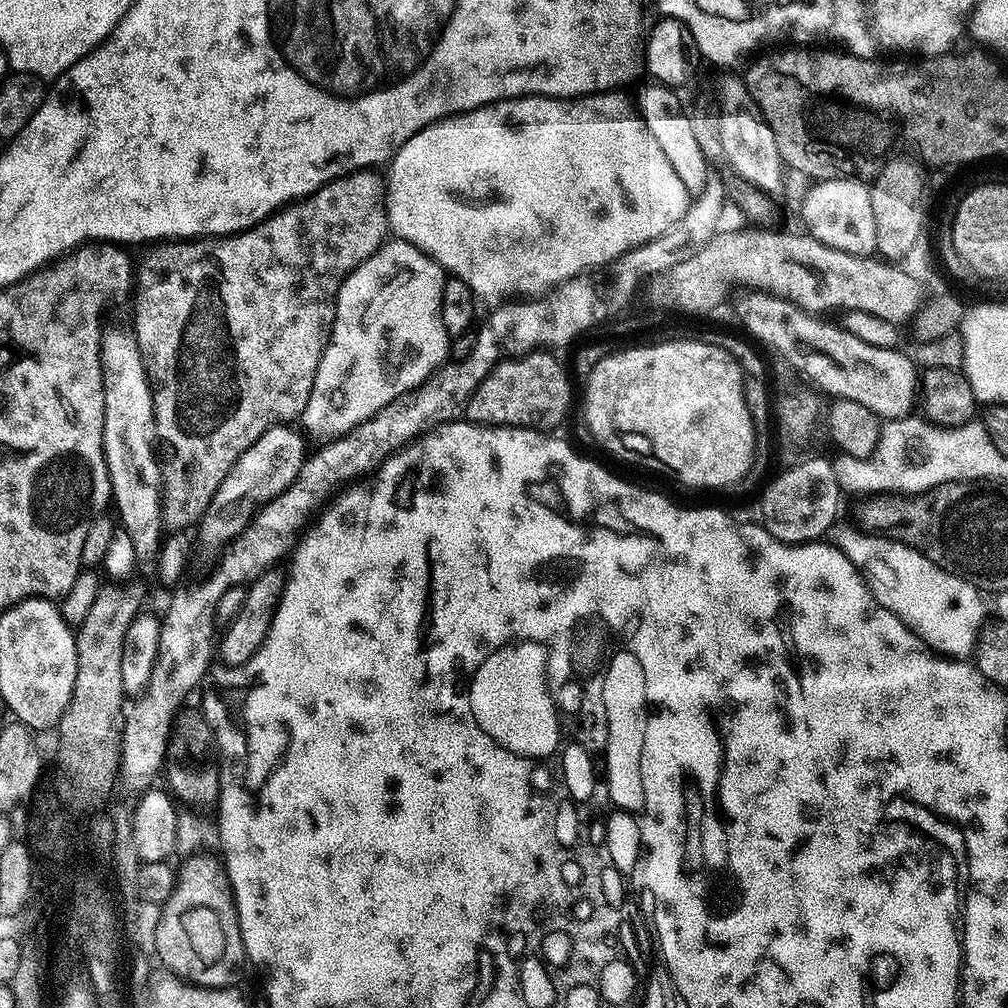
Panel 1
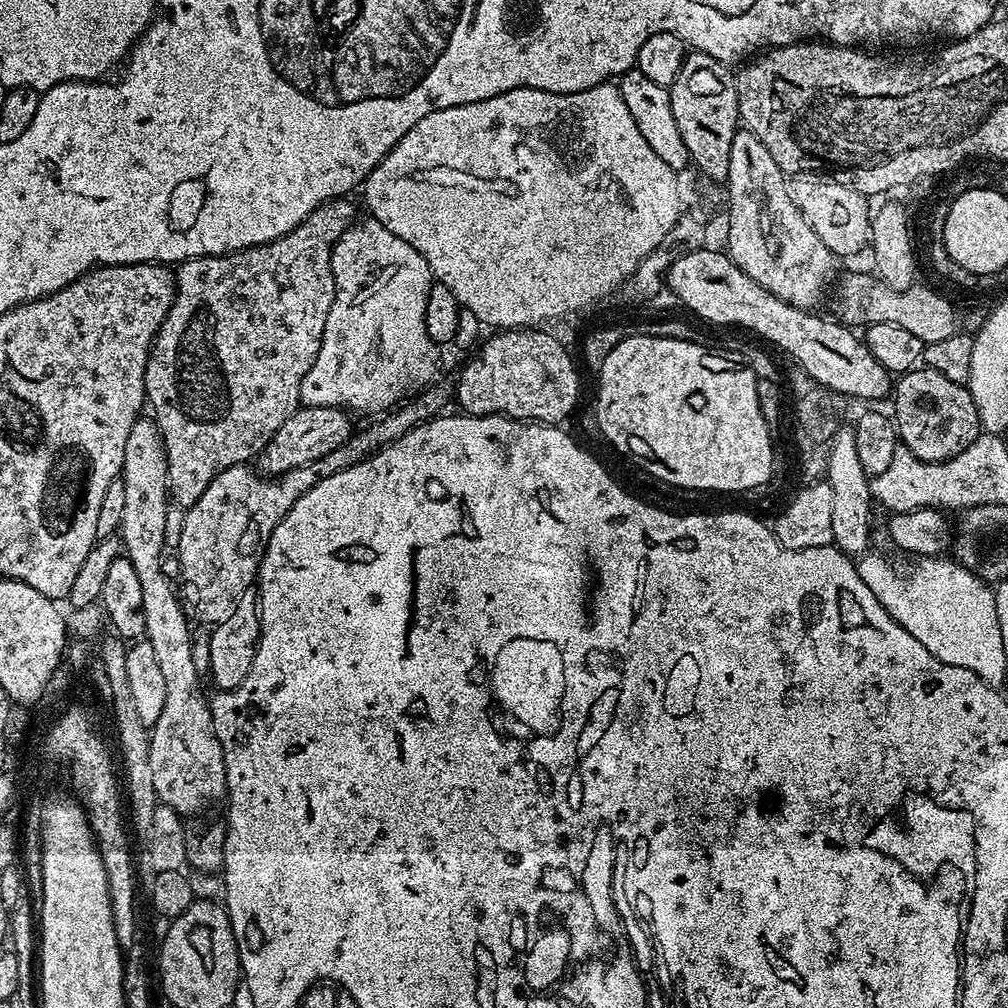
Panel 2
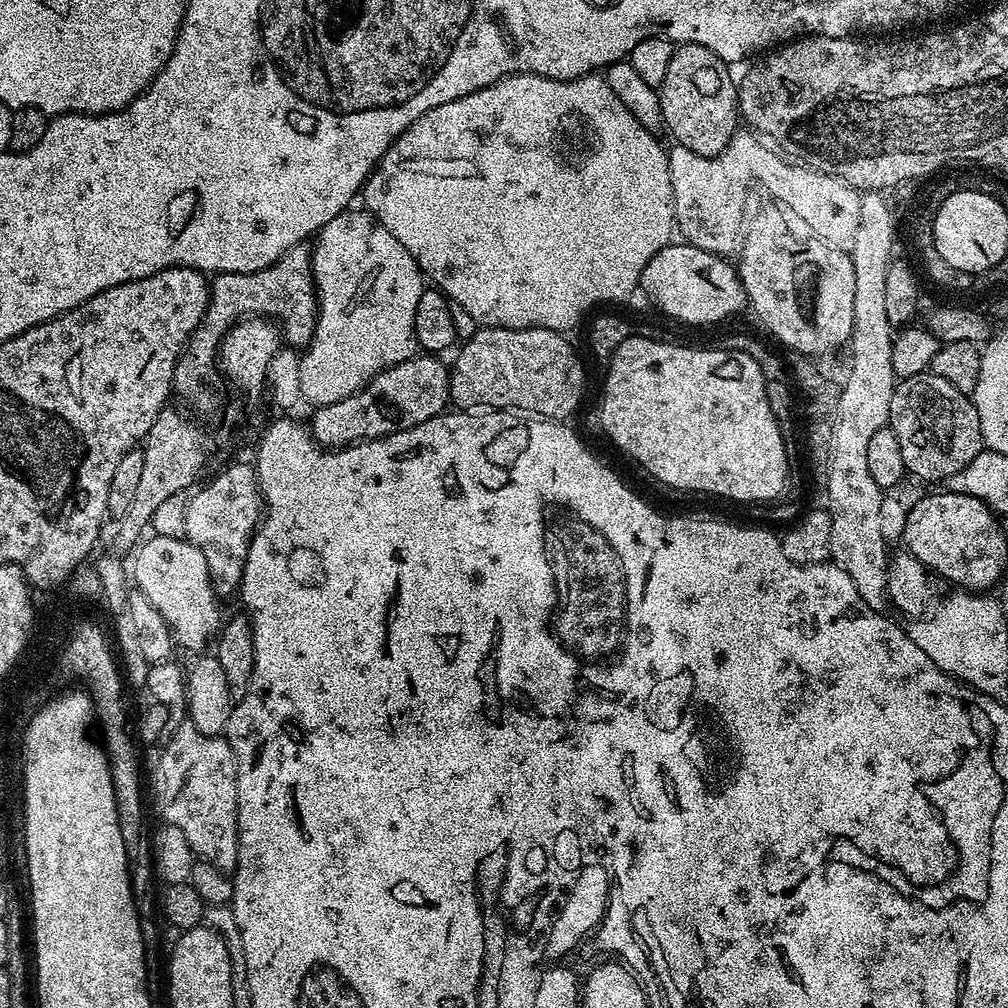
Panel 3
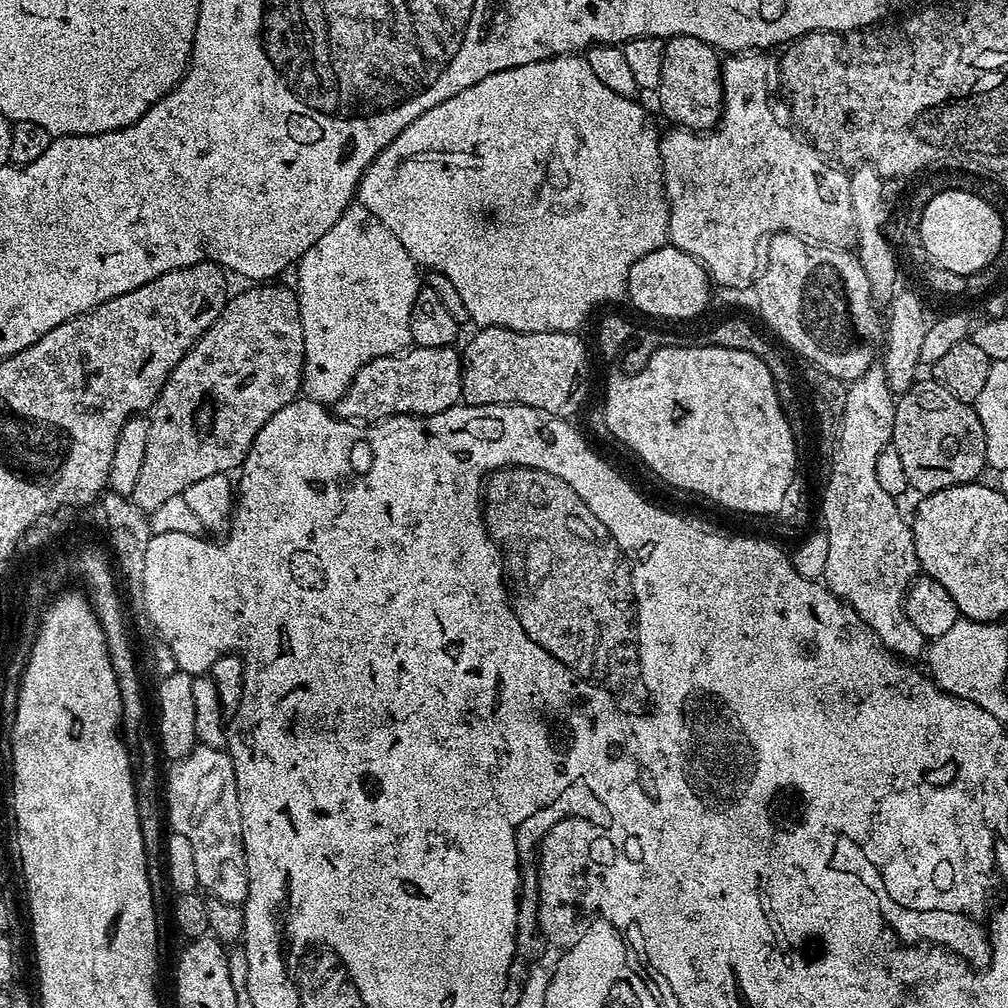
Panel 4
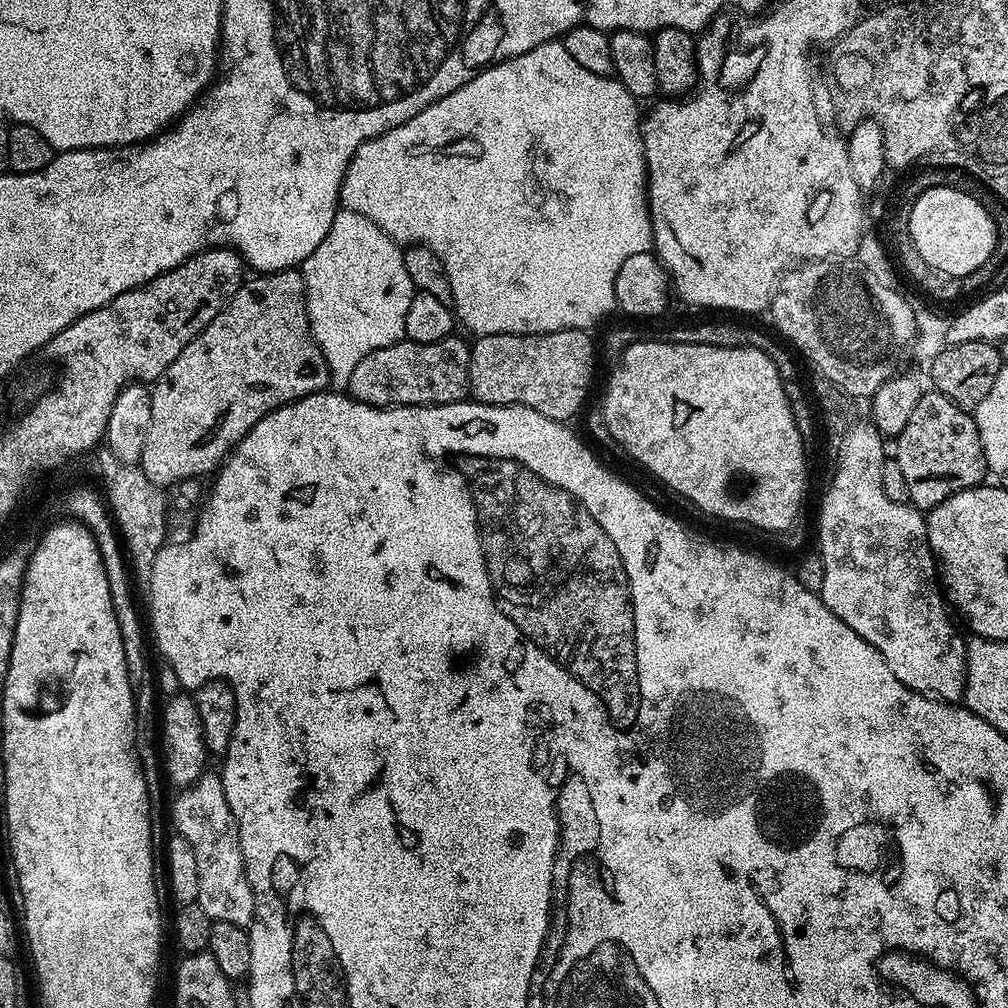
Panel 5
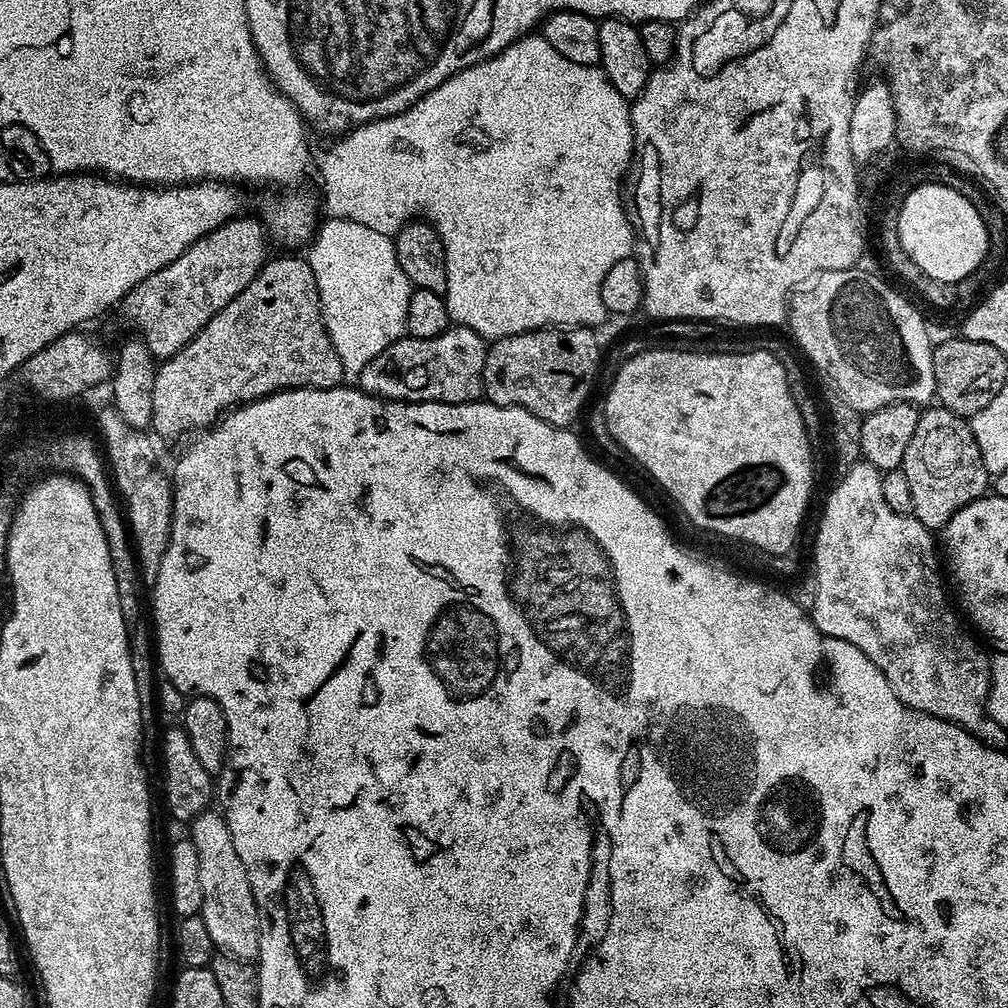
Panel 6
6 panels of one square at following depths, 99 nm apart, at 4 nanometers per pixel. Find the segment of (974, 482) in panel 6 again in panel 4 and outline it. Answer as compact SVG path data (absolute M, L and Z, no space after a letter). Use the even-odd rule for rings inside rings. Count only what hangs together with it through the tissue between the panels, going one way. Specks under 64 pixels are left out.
M931 378L917 379L905 392L899 393L891 447L898 450L909 489L916 494L979 481L980 471L985 471L988 463L986 434L975 407L954 398L946 386Z

